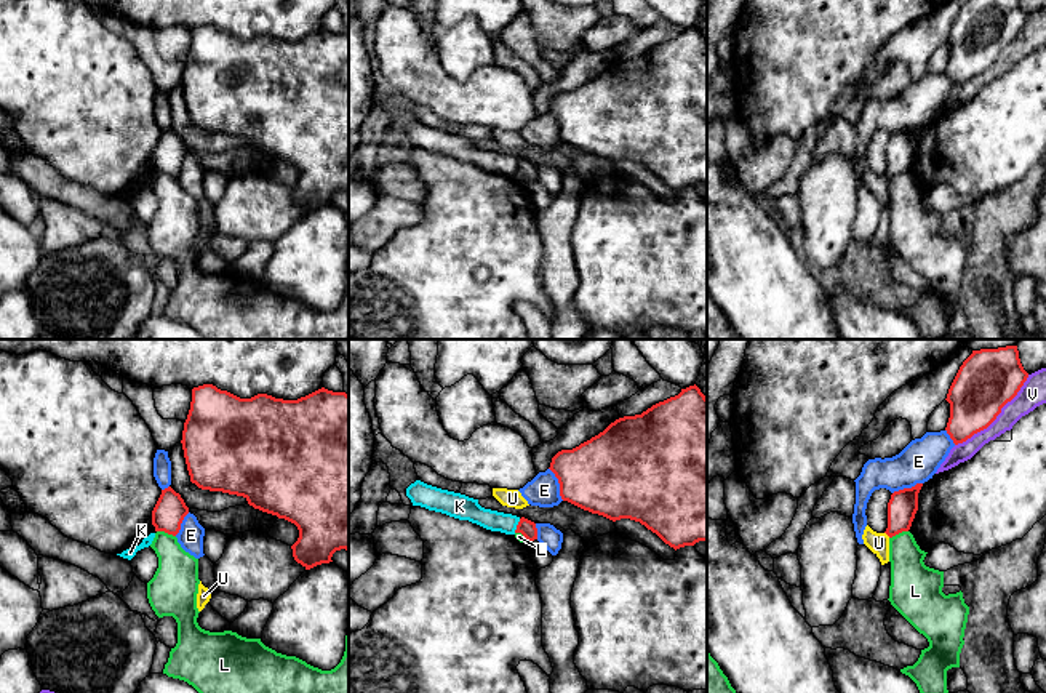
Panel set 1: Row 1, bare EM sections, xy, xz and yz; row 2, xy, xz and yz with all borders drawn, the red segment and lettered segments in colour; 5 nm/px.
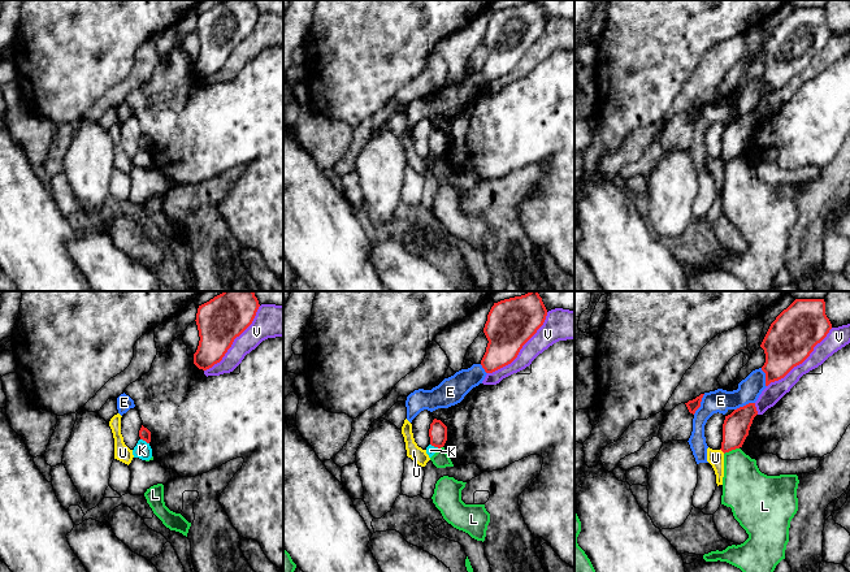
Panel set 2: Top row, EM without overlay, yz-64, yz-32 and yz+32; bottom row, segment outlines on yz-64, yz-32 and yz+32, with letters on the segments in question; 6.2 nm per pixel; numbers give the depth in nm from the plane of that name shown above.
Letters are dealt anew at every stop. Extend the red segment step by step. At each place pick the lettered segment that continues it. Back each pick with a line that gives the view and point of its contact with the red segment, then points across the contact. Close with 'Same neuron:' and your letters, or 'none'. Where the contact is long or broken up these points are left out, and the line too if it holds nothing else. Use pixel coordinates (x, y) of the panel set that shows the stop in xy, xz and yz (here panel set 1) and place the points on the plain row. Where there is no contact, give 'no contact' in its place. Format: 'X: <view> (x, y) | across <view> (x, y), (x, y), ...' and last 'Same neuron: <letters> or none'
Same neuron: none

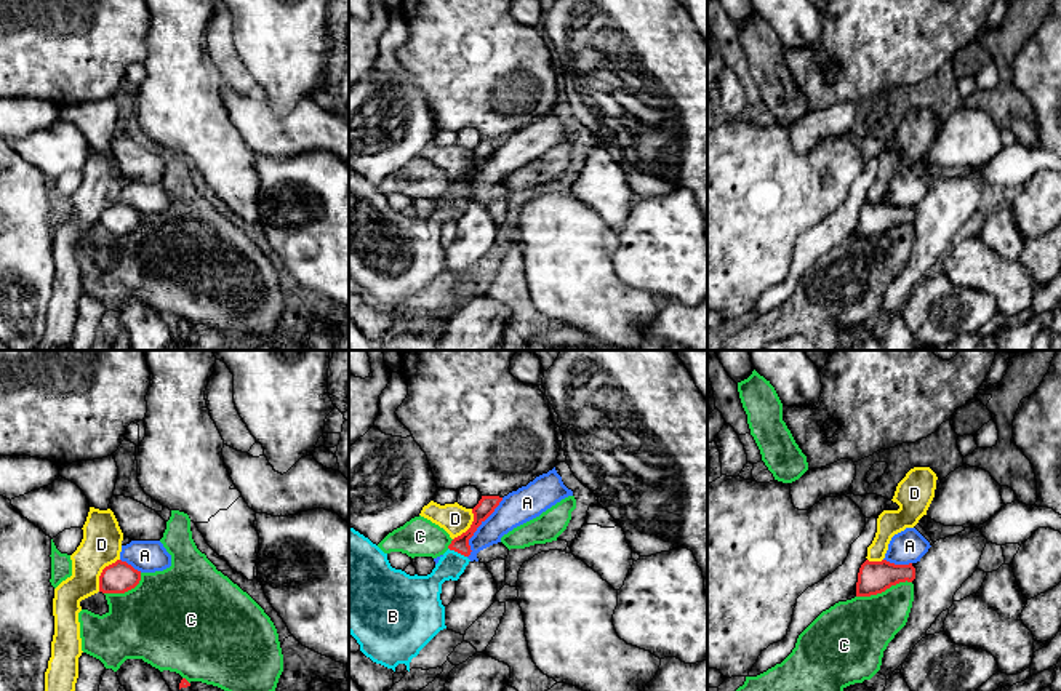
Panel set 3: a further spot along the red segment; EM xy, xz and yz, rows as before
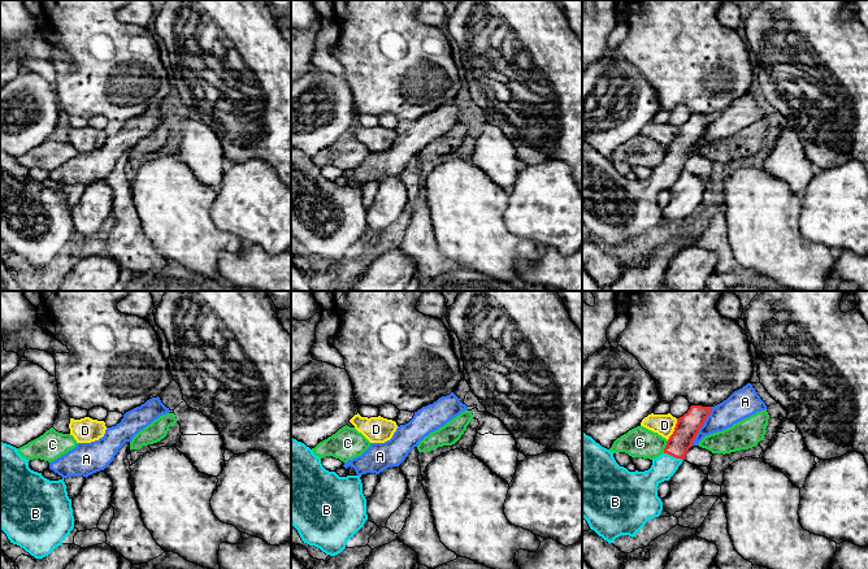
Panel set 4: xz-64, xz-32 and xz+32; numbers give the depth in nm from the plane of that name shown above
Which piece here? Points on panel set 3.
B: xz (458, 194) | across xz (482, 152), (458, 194), (455, 202), (426, 232)
Same neuron: B

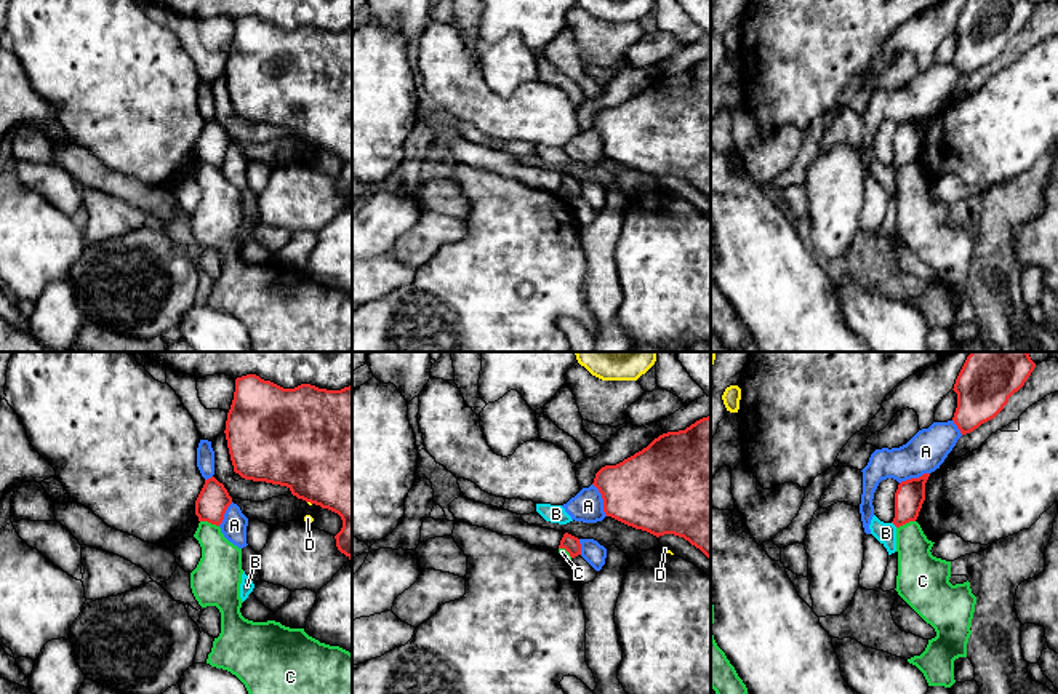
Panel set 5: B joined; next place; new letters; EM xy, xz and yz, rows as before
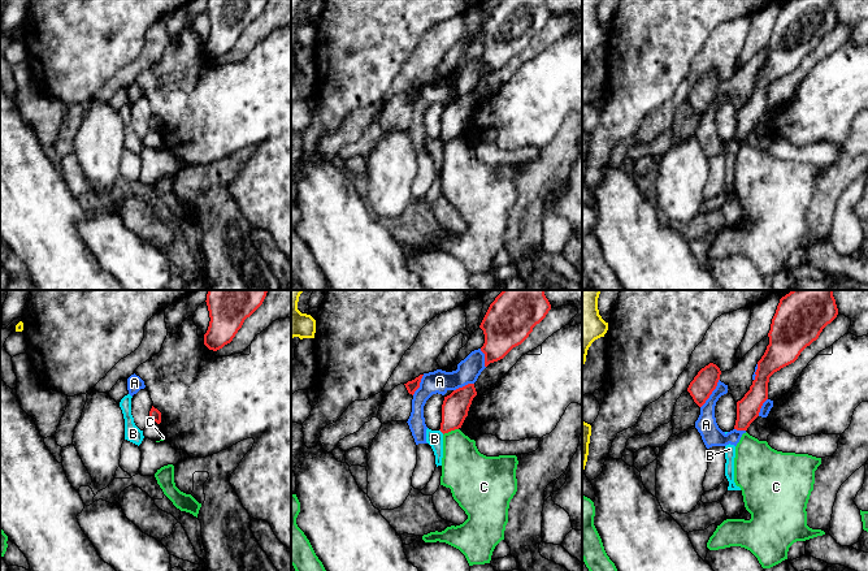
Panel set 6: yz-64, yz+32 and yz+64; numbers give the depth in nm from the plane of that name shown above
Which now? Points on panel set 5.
Same neuron: none

